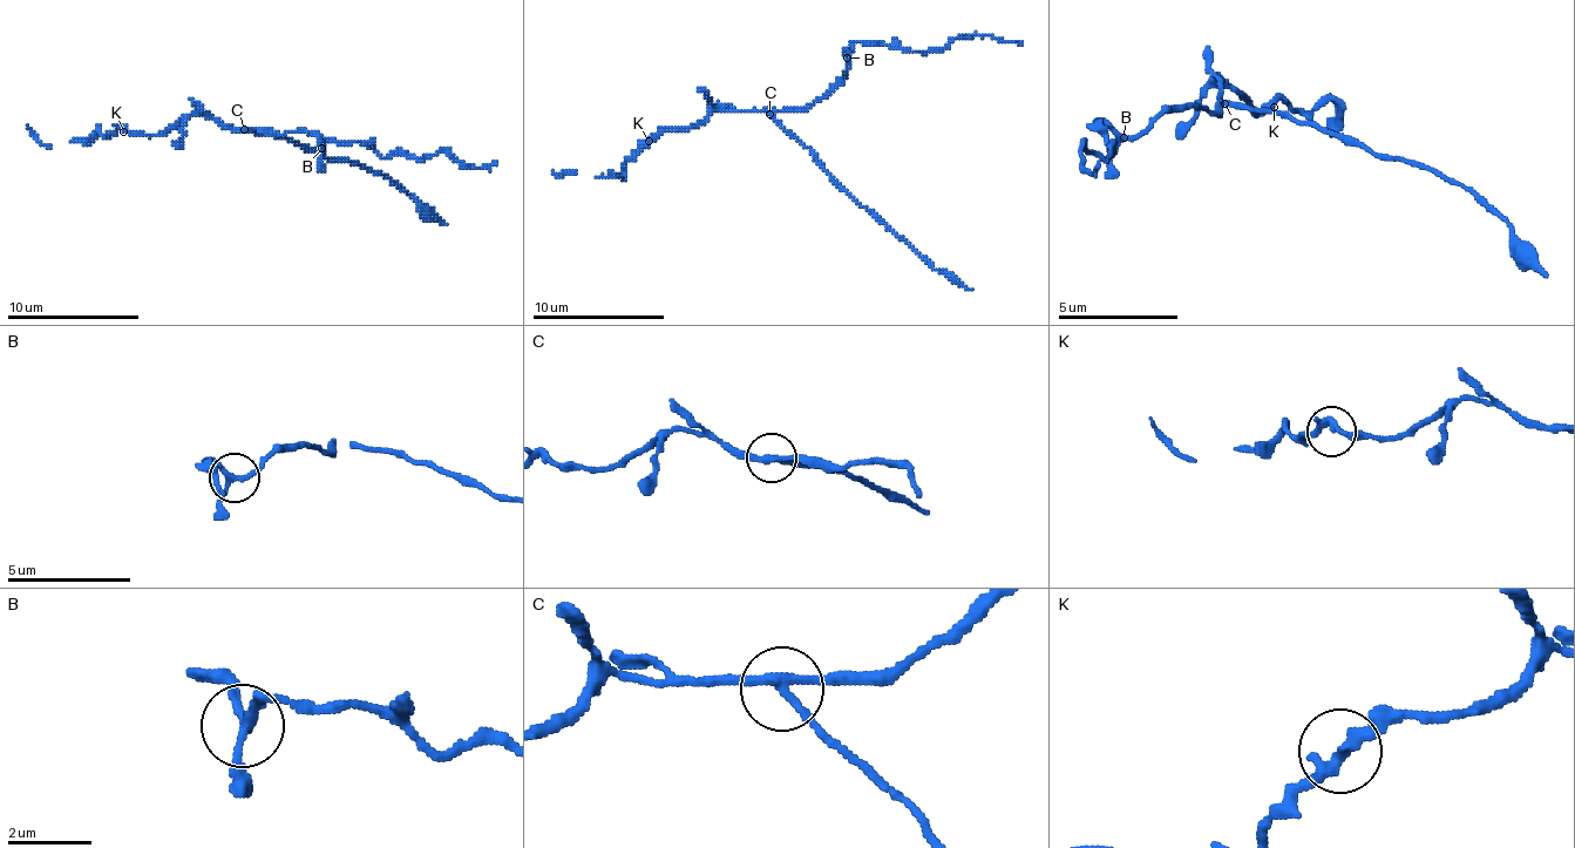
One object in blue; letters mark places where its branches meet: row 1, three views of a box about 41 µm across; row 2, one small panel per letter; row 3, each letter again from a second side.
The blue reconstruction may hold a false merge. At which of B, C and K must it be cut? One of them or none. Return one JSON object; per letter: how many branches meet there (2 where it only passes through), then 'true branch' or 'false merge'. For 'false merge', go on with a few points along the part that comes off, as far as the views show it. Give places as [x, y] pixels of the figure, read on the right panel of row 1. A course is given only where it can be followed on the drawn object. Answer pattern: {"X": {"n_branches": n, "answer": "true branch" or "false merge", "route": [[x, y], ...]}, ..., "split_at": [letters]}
{"B": {"n_branches": 3, "answer": "true branch"}, "C": {"n_branches": 3, "answer": "false merge", "route": [[1226, 101], [1274, 107], [1377, 155], [1400, 155], [1467, 185], [1508, 228], [1545, 276]]}, "K": {"n_branches": 3, "answer": "true branch"}, "split_at": ["C"]}

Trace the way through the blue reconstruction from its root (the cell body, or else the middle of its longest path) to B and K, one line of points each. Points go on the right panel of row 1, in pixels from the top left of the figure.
B: (1220, 101), (1208, 113), (1202, 107), (1166, 107), (1142, 131), (1124, 137)
K: (1220, 101), (1220, 77), (1256, 113), (1274, 107)

